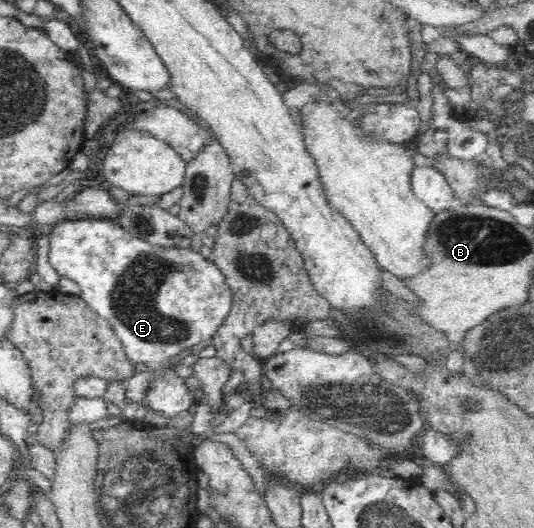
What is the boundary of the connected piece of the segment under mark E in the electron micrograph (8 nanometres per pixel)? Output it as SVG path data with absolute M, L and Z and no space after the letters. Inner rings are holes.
M99 218L63 220L57 223L49 236L49 264L60 277L77 282L79 297L99 316L108 320L112 334L119 339L124 356L133 364L145 364L152 379L148 382L142 402L148 411L161 412L167 419L190 411L199 402L200 392L187 385L186 378L175 372L171 360L183 350L209 340L233 308L233 289L227 285L223 271L213 260L195 252L193 248L180 246L158 246L143 237L129 234L112 219Z

